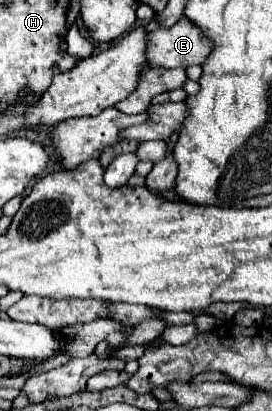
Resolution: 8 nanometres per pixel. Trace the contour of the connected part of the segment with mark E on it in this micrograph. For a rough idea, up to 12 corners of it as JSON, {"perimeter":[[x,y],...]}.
{"perimeter":[[189,18],[149,34],[163,68],[201,66],[215,44]]}

